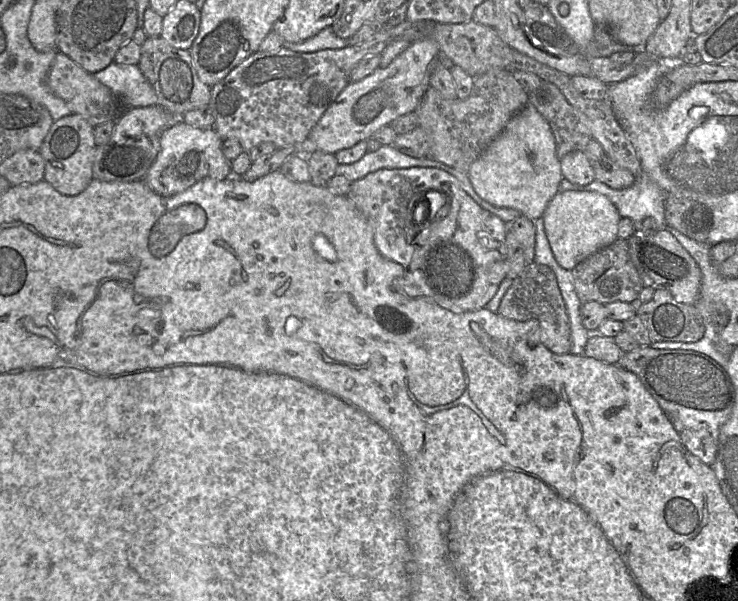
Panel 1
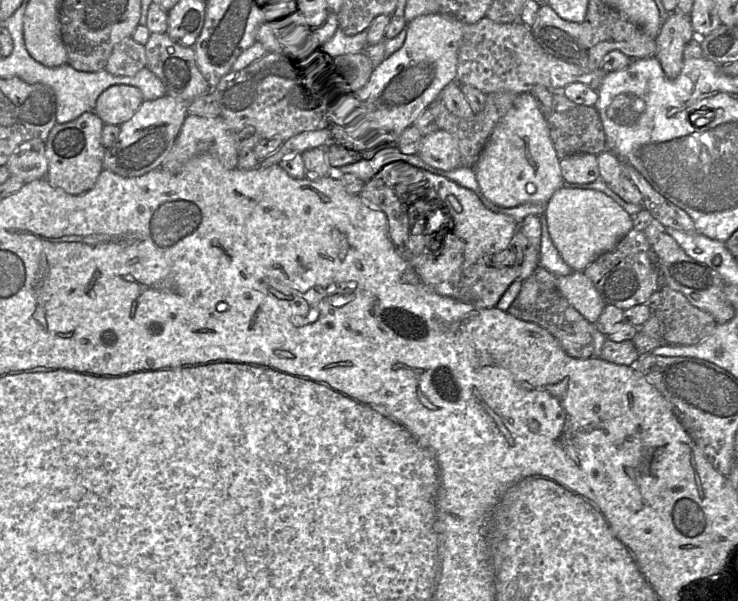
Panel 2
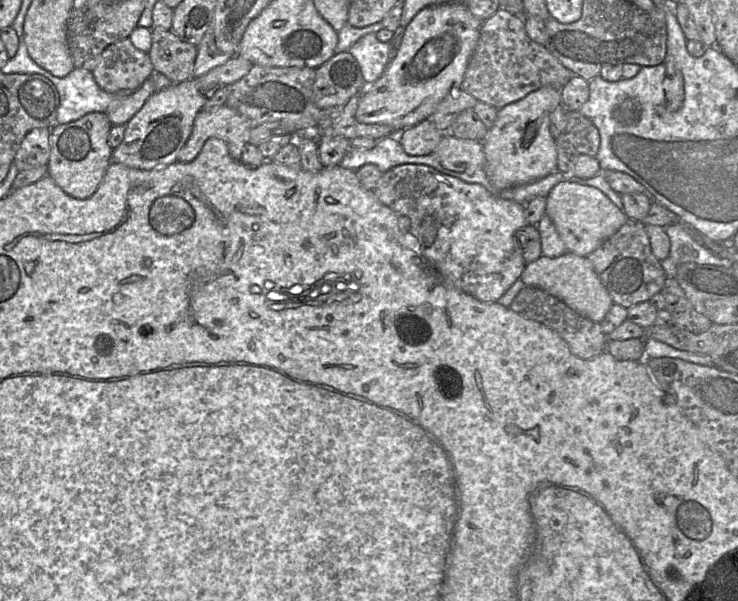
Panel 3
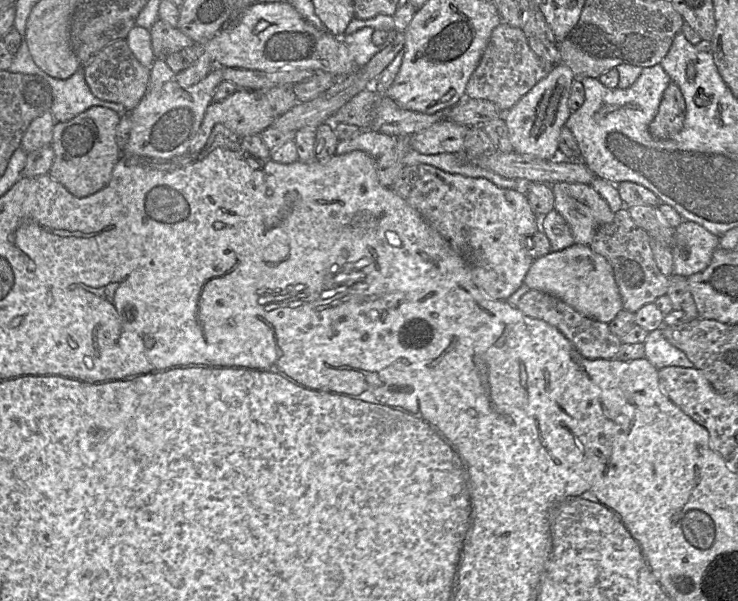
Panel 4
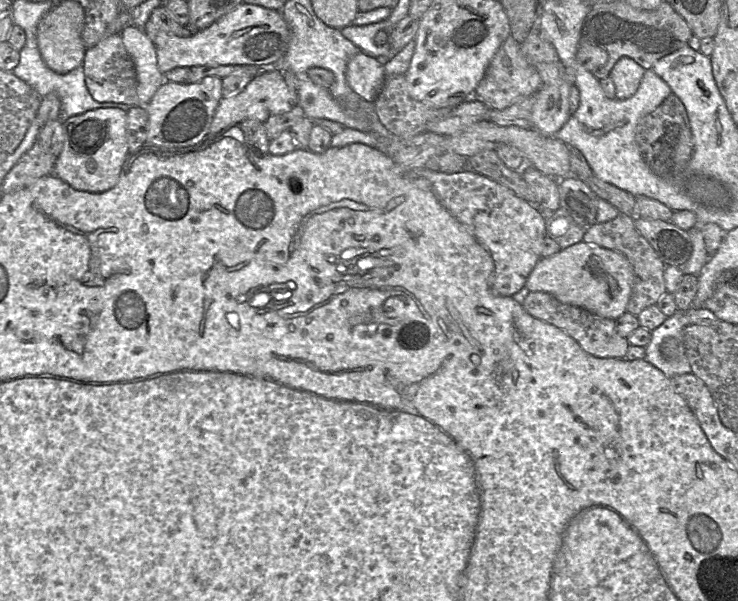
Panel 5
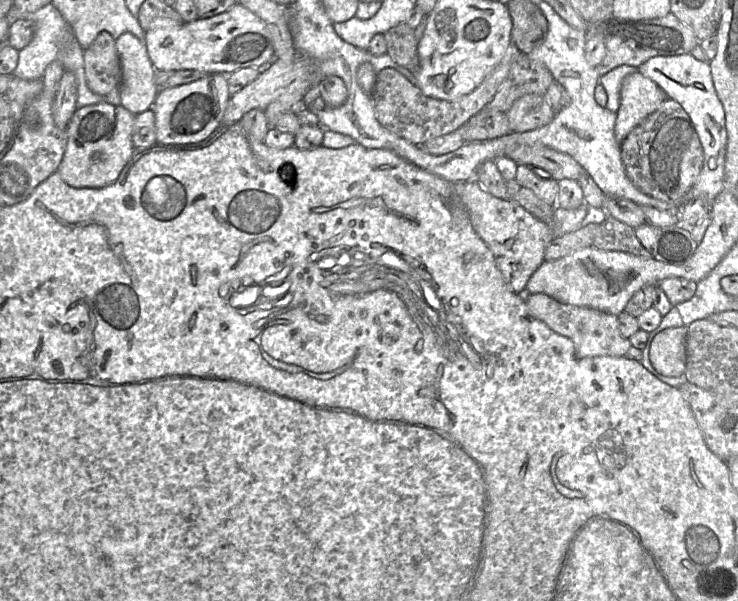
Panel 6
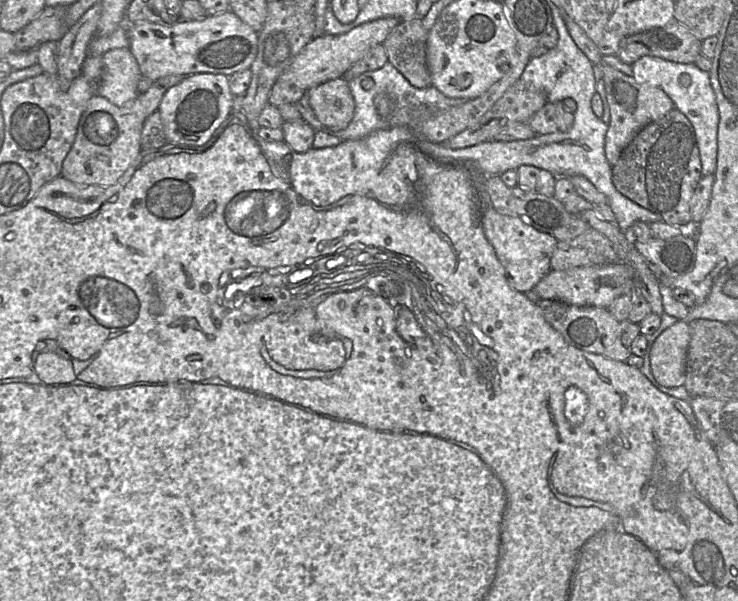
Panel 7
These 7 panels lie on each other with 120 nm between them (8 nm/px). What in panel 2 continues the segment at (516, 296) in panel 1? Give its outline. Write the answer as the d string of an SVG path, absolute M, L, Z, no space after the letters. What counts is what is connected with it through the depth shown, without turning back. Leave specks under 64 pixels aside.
M531 275L523 281L518 296L506 312L516 319L535 323L547 330L569 356L578 359L593 357L591 326L595 324L587 321L552 284L538 281Z

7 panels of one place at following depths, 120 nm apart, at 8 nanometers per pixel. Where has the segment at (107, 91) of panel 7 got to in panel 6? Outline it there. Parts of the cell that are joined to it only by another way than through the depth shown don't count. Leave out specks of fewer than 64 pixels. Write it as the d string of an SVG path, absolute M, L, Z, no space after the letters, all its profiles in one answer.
M125 32L117 38L116 49L122 69L121 106L133 115L152 109L159 88L154 82L156 70L145 42Z

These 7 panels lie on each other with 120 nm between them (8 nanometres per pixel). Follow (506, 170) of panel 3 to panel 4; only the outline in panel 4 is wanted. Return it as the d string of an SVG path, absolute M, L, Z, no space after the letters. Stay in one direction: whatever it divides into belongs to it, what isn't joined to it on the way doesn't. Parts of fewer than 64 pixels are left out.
M560 63L512 108L504 112L501 119L508 128L513 152L541 160L552 160L559 157L558 139L571 111L568 100L575 77L571 69Z

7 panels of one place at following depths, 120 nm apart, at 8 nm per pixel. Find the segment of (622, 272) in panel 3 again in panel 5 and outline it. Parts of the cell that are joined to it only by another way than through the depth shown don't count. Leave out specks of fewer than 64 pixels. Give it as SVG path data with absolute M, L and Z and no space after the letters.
M619 213L613 220L605 223L595 223L586 229L582 241L618 251L624 254L632 264L634 281L627 304L627 312L638 316L648 306L655 305L659 298L667 292L663 277L666 264L663 263L653 247L636 229L634 217Z

